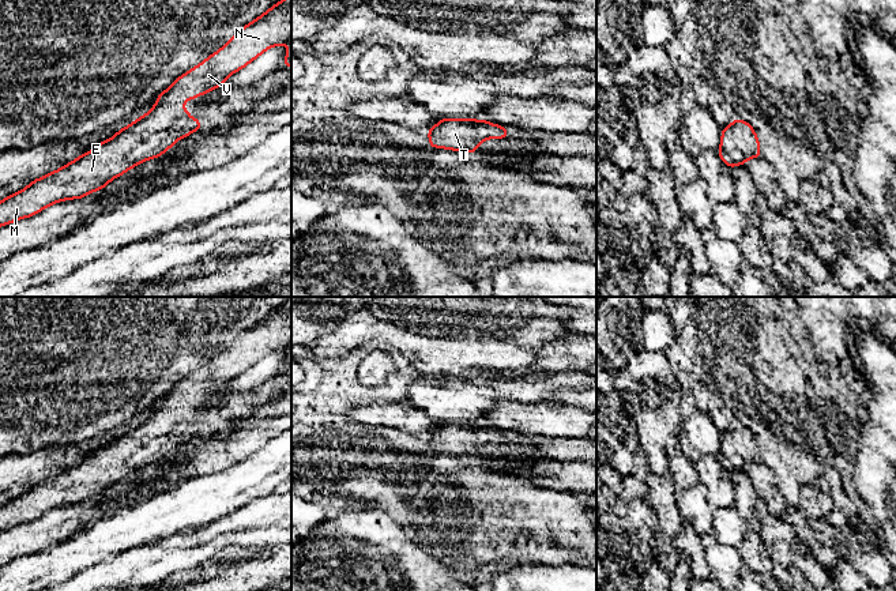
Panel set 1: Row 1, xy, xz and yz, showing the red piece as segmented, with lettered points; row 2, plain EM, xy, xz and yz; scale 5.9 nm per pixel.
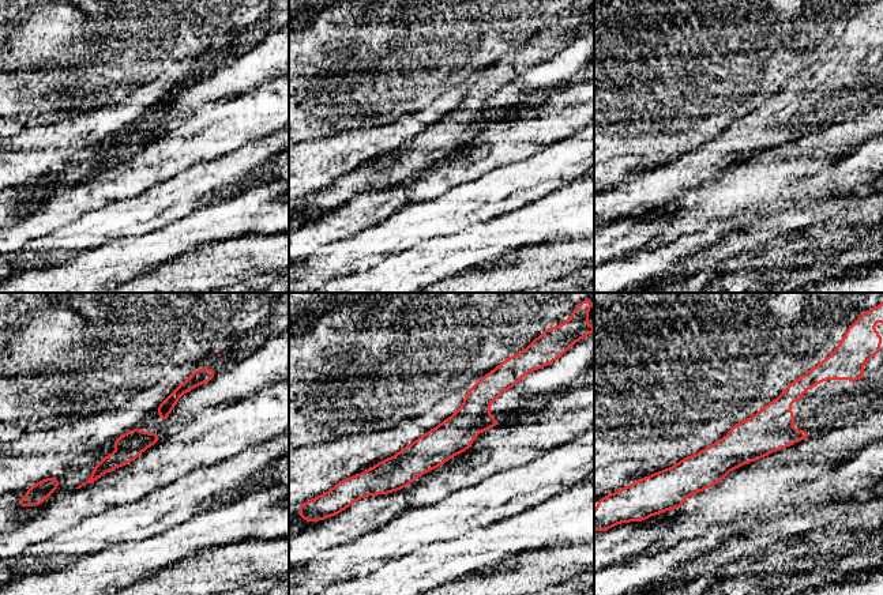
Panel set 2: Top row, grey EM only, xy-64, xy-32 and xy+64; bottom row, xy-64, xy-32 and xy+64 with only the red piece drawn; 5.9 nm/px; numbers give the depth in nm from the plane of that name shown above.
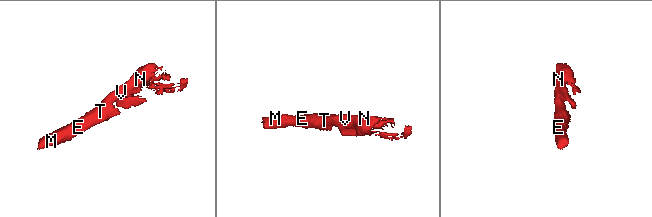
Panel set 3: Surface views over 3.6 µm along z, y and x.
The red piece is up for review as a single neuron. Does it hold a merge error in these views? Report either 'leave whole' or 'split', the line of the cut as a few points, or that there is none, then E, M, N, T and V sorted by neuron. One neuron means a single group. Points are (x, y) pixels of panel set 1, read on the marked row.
leave whole; cut none; groups E M N T V

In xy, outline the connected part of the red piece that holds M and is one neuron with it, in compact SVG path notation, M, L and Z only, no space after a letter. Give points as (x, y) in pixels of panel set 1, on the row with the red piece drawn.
M281 0L253 22L241 27L225 46L191 71L178 76L162 94L158 95L154 108L150 109L148 113L125 128L121 128L106 142L95 144L91 151L80 154L75 161L56 172L35 178L25 189L1 200L0 226L33 217L57 202L82 199L91 192L102 189L112 180L136 165L161 157L165 151L172 148L177 140L185 139L189 133L202 129L200 120L192 118L189 116L191 113L184 109L182 103L217 90L217 87L222 86L231 74L246 67L267 49L286 44L289 48L282 65L291 68L291 27L287 26L290 20L291 0Z

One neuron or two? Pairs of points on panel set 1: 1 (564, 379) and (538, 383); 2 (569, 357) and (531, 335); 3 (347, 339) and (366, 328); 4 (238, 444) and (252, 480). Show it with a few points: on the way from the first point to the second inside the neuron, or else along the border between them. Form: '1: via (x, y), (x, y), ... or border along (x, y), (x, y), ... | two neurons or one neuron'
1: via (557, 381), (545, 383) | one neuron
2: border along (571, 332), (553, 339), (539, 349) | two neurons
3: via (352, 335), (358, 328), (362, 328) | one neuron
4: border along (270, 440), (233, 465), (214, 471) | two neurons

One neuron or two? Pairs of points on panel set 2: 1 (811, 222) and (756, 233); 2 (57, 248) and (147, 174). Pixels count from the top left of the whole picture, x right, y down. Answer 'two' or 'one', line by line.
1: one
2: two

